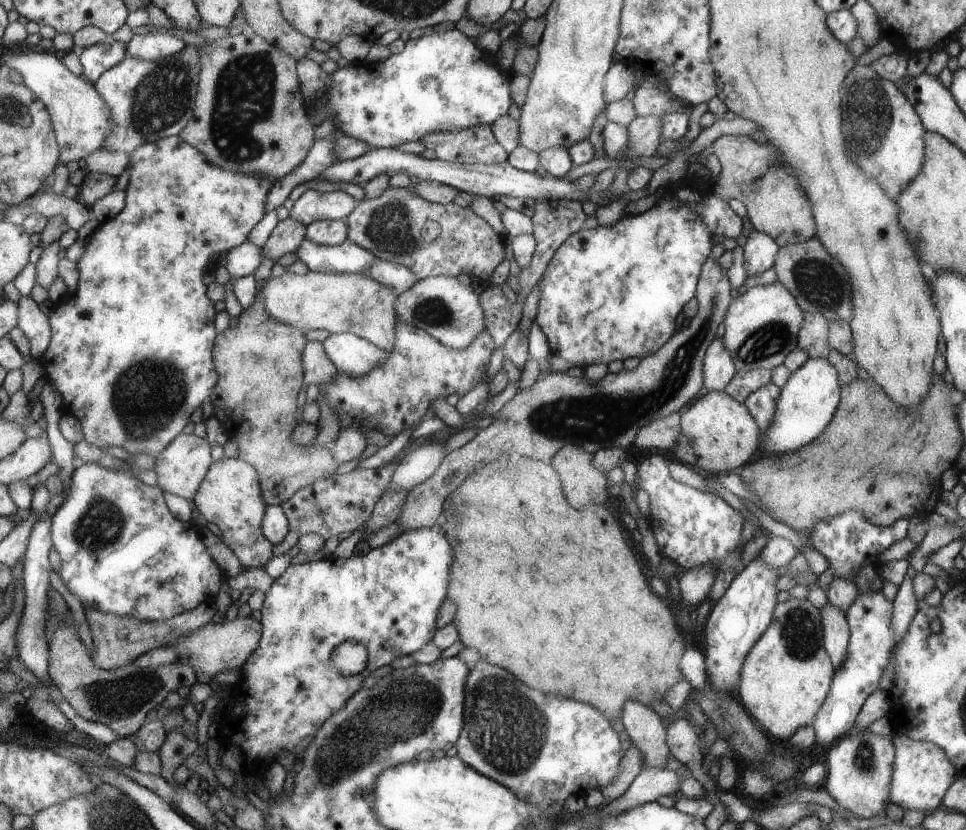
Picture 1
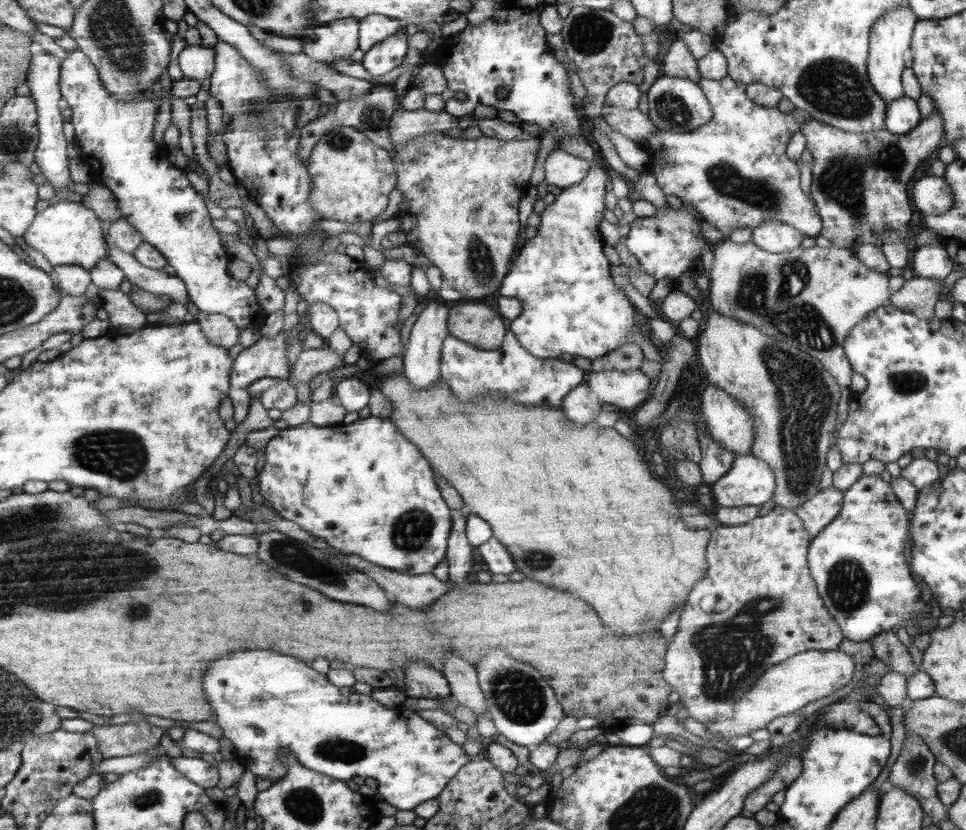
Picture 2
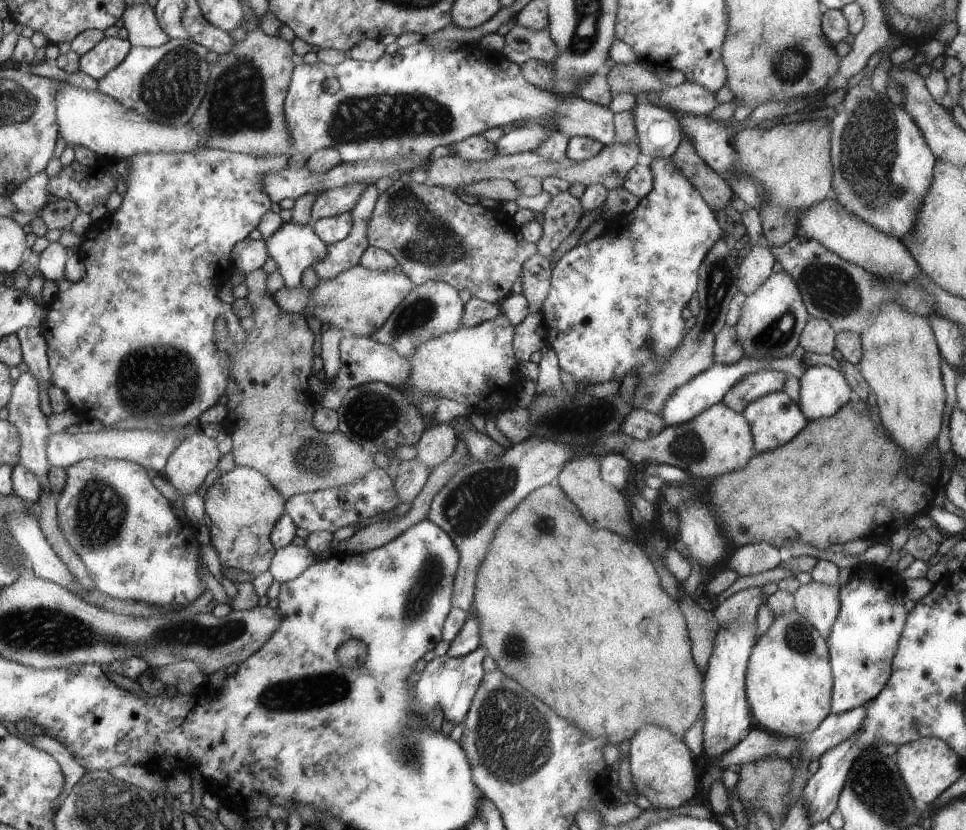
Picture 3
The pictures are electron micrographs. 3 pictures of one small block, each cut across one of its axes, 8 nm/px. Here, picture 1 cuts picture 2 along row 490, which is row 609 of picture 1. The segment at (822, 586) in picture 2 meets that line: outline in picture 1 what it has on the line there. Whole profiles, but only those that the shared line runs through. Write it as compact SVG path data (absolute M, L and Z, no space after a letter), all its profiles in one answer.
M877 589L860 590L852 604L845 610L850 631L845 659L841 665L835 667L834 680L826 702L815 716L814 724L810 725L815 730L816 742L826 749L831 748L838 738L850 732L863 704L878 691L882 670L886 670L895 648L892 609L893 601L888 600L881 589Z

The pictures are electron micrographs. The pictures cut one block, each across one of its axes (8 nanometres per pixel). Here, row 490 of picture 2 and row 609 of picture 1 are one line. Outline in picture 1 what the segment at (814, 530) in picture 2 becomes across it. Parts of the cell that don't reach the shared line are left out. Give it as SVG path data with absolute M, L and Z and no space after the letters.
M828 603L823 607L824 644L834 666L841 665L845 659L850 631L845 612Z

